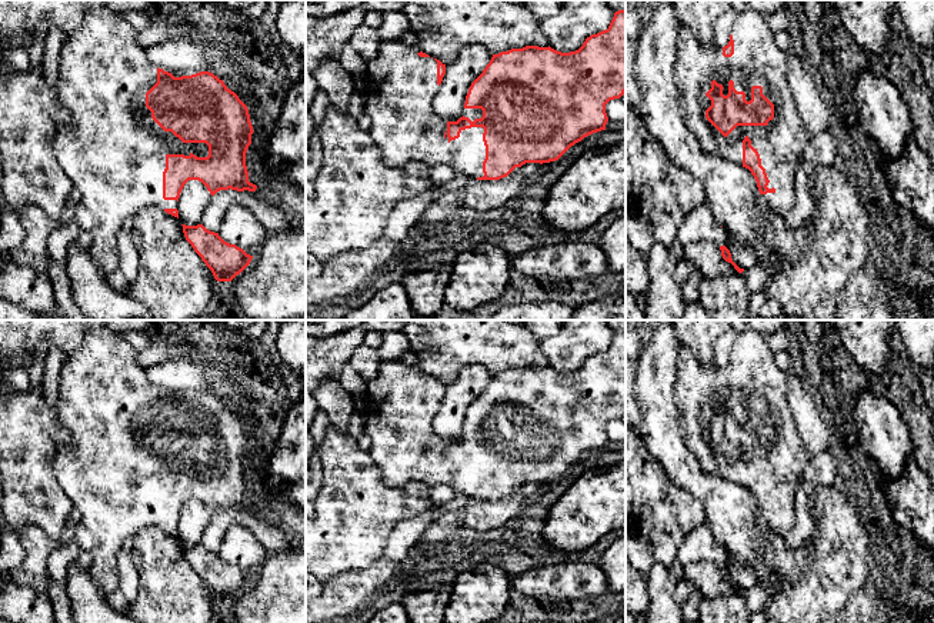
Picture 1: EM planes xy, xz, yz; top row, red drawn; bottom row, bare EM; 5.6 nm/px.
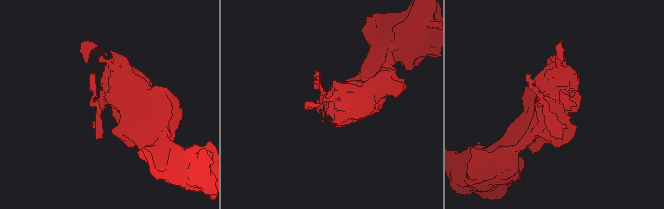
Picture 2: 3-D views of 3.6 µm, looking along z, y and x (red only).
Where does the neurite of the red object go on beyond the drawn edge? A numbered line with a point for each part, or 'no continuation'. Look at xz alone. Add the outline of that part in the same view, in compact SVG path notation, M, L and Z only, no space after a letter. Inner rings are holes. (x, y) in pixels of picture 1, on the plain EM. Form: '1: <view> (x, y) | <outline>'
1: xz (400, 406) | M401 360L381 362L378 374L364 390L361 413L366 419L364 433L371 439L370 454L380 467L383 480L390 487L408 483L428 487L447 484L456 493L466 493L470 499L483 497L486 466L483 447L461 450L460 457L448 460L447 442L433 429L438 412L437 382L420 377L417 372Z

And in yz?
1: yz (757, 380) | M745 330L735 337L730 354L734 360L734 374L723 376L723 369L707 369L701 366L690 347L678 347L676 360L674 404L677 422L687 447L696 454L701 467L725 480L743 486L743 460L747 456L751 466L758 472L761 486L770 500L768 509L774 513L761 514L767 527L777 533L788 532L795 522L794 500L803 477L803 472L811 459L811 452L801 439L794 414L787 400L787 377L774 360L775 352L768 346L763 333ZM711 402L721 404L723 414L728 414L728 402L734 402L737 412L745 413L745 420L751 420L751 407L761 406L763 414L774 424L774 439L767 446L737 446L724 457L707 439L705 430L711 420L705 413L711 409Z

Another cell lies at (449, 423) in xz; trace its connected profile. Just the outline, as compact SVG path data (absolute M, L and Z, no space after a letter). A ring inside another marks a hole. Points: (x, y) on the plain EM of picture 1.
M468 364L446 386L446 394L433 422L433 429L441 439L457 442L463 437L468 409L491 377L486 366Z

